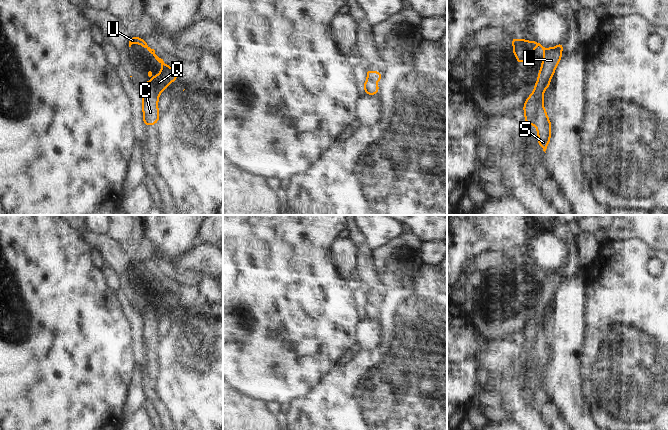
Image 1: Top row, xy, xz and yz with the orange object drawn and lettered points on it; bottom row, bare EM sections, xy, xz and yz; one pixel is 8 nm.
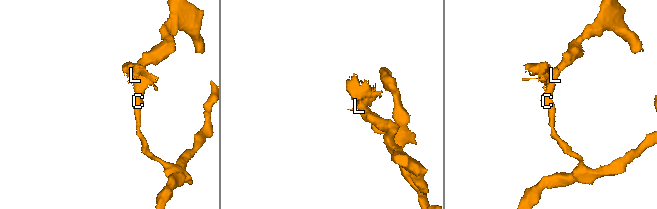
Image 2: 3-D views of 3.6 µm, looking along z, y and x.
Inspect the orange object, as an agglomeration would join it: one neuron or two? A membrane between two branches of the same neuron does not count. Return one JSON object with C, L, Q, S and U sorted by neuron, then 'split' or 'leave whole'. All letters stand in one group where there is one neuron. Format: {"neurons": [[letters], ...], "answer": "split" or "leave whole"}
{"neurons": [["C", "L", "Q", "U"], ["S"]], "answer": "split"}

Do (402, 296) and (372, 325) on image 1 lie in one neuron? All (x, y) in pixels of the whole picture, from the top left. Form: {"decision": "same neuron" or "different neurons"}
{"decision": "different neurons"}

